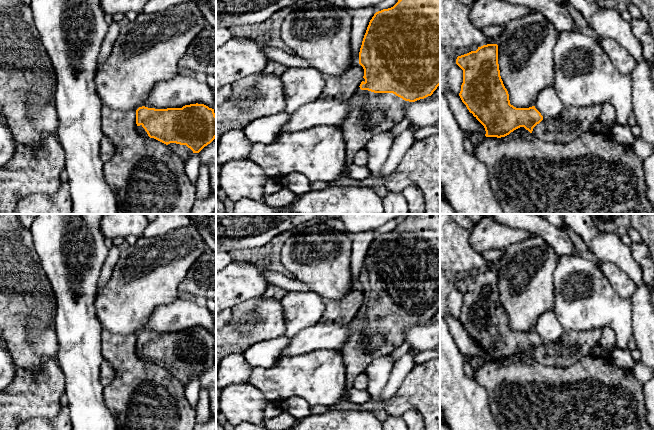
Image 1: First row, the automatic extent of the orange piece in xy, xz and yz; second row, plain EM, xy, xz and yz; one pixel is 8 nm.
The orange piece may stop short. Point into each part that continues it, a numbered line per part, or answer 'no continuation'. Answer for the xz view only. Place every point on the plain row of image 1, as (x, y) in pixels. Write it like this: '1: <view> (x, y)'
1: xz (370, 338)

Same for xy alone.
1: xy (183, 375)

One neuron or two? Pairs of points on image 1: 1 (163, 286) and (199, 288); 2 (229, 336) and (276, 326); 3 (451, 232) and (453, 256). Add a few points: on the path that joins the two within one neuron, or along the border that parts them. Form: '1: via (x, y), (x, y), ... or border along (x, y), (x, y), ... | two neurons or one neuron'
1: border along (190, 266), (186, 276), (179, 284), (179, 293) | two neurons
2: via (241, 337), (247, 337), (258, 326), (264, 326) | one neuron
3: via (451, 238), (451, 250) | one neuron

